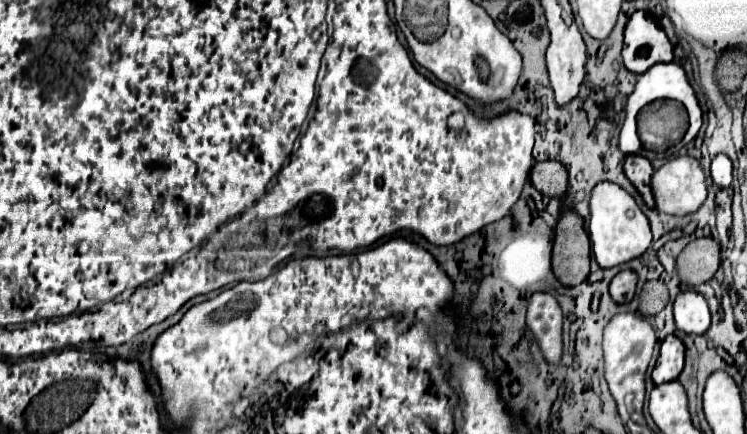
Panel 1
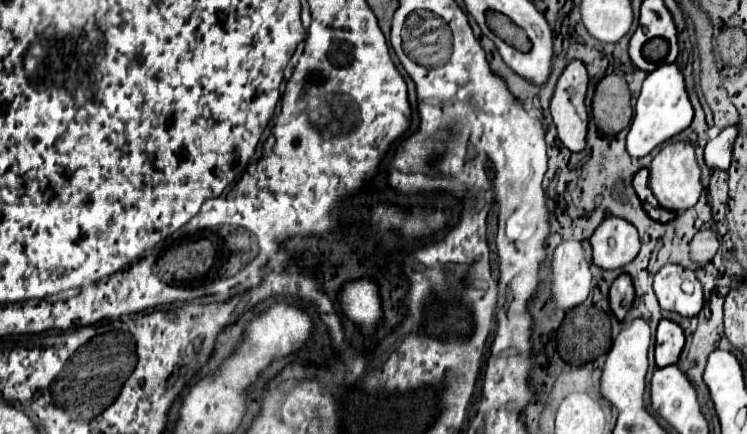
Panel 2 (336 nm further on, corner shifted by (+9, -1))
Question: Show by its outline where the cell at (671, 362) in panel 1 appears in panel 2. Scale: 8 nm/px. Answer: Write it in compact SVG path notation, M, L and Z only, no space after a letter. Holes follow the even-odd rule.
M662 319L656 331L656 365L666 367L678 361L684 349L684 331L678 323Z

